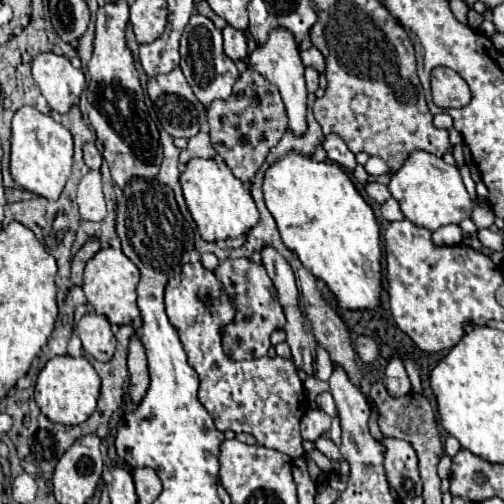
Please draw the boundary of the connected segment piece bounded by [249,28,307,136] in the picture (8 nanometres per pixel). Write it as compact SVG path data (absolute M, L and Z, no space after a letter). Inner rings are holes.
M277 28L269 34L269 40L263 46L257 46L251 56L249 64L255 72L259 72L263 78L267 78L273 86L279 88L287 118L289 118L289 128L295 136L303 136L307 132L307 88L305 88L305 78L303 78L303 64L299 58L299 48L293 40L291 32L285 32L283 28Z

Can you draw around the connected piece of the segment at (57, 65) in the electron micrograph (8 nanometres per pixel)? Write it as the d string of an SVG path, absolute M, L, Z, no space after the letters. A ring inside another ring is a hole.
M53 52L37 54L33 58L33 78L51 110L59 114L67 114L85 90L83 72L73 68L65 56Z

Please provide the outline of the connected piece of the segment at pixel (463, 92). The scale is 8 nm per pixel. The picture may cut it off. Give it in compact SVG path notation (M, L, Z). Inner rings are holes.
M439 66L431 72L431 94L439 108L463 108L471 102L471 90L467 82L451 68Z

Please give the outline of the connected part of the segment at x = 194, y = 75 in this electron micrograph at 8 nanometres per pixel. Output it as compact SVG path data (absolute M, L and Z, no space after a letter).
M193 14L183 38L181 38L181 70L193 90L193 94L197 96L197 100L209 108L209 104L213 100L227 100L231 96L231 88L235 84L235 80L239 78L239 70L237 64L233 64L233 60L229 60L223 52L223 36L221 30L215 28L215 24L201 16L201 14Z

